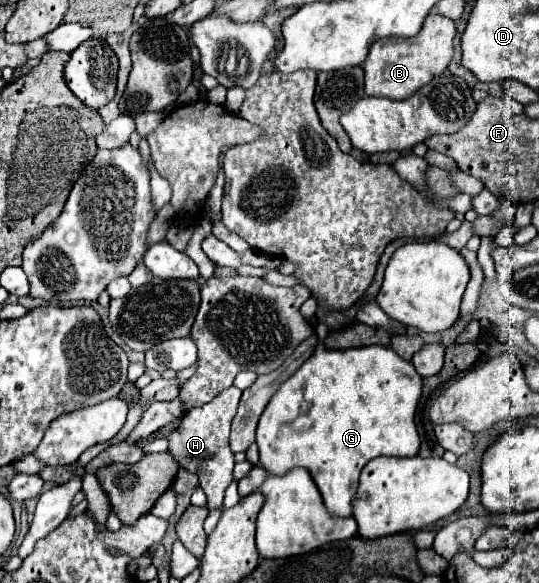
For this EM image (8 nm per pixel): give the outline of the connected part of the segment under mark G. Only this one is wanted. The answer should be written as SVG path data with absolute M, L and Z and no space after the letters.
M320 343L314 355L272 395L266 405L256 443L260 449L260 467L270 475L282 475L292 467L310 471L324 505L332 517L352 517L352 501L356 495L362 467L380 457L412 457L420 451L420 437L414 423L414 413L422 395L422 377L414 365L398 357L390 347L358 347L344 351L328 351Z

